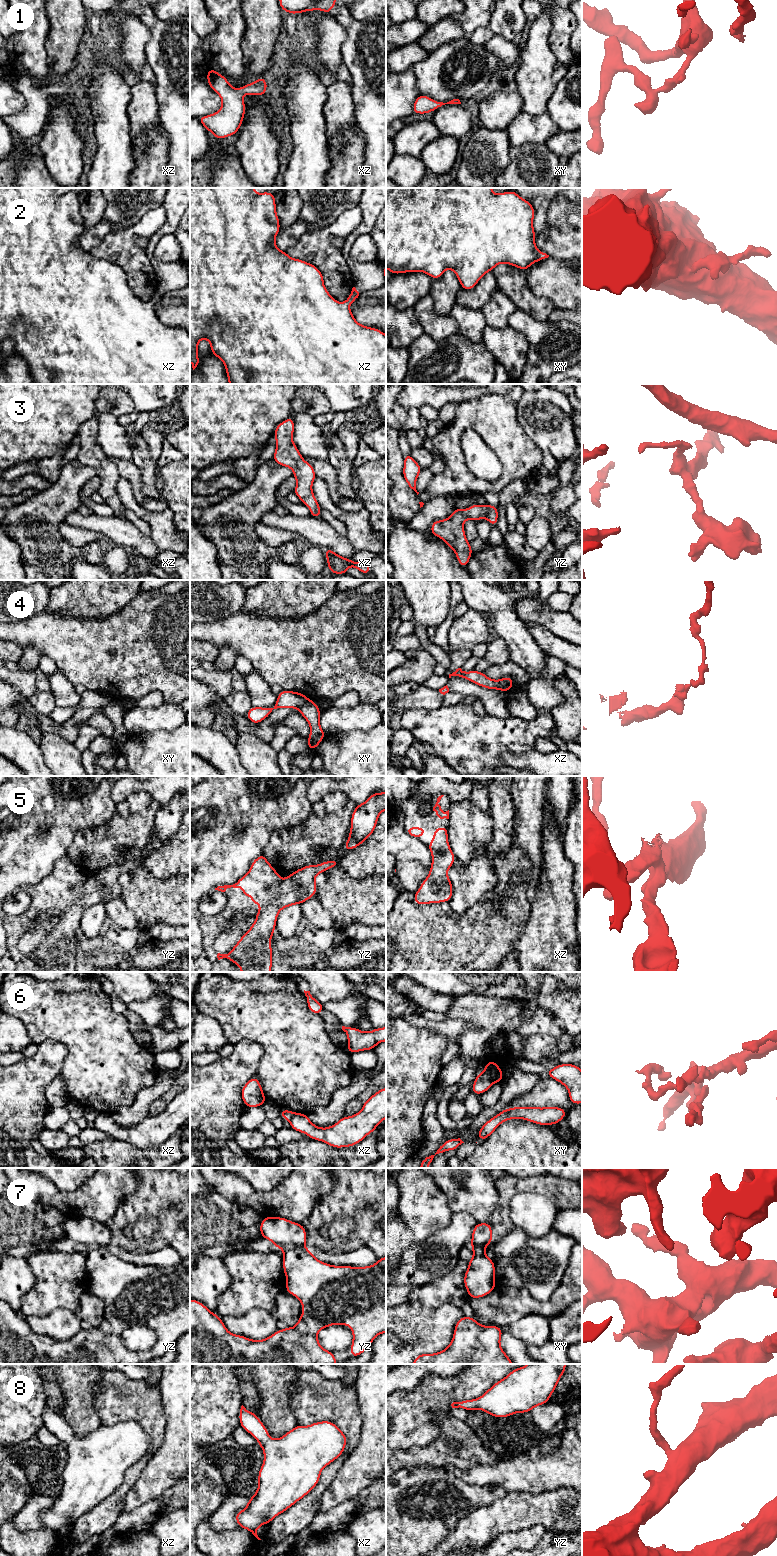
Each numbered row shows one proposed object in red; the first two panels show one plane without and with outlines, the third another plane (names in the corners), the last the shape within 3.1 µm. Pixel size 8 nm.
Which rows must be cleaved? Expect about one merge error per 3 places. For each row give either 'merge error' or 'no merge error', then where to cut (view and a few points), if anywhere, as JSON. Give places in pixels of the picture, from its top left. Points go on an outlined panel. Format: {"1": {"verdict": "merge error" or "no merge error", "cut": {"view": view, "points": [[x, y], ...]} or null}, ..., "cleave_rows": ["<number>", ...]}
{"1": {"verdict": "no merge error", "cut": null}, "2": {"verdict": "no merge error", "cut": null}, "3": {"verdict": "no merge error", "cut": null}, "4": {"verdict": "merge error", "cut": {"view": "xy", "points": [[309, 700], [299, 708]]}}, "5": {"verdict": "no merge error", "cut": null}, "6": {"verdict": "merge error", "cut": {"view": "xy", "points": [[482, 1072], [493, 1082]]}}, "7": {"verdict": "no merge error", "cut": null}, "8": {"verdict": "no merge error", "cut": null}, "cleave_rows": ["4", "6"]}

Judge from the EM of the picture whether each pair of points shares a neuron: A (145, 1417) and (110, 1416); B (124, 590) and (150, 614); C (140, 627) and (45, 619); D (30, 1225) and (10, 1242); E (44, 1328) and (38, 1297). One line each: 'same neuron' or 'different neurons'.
A: same neuron
B: different neurons
C: same neuron
D: same neuron
E: different neurons

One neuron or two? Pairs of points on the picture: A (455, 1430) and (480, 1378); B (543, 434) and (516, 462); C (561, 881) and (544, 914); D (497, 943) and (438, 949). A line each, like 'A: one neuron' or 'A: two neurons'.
A: two neurons
B: two neurons
C: one neuron
D: one neuron

